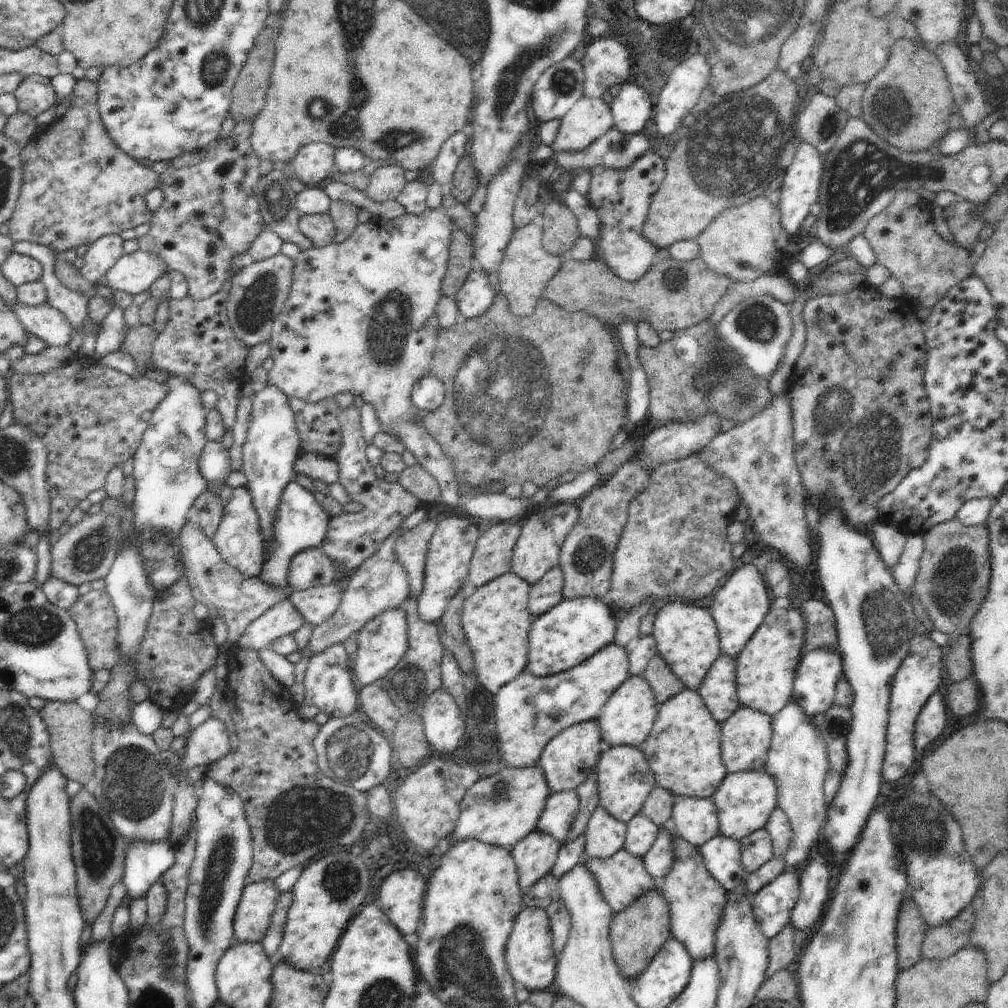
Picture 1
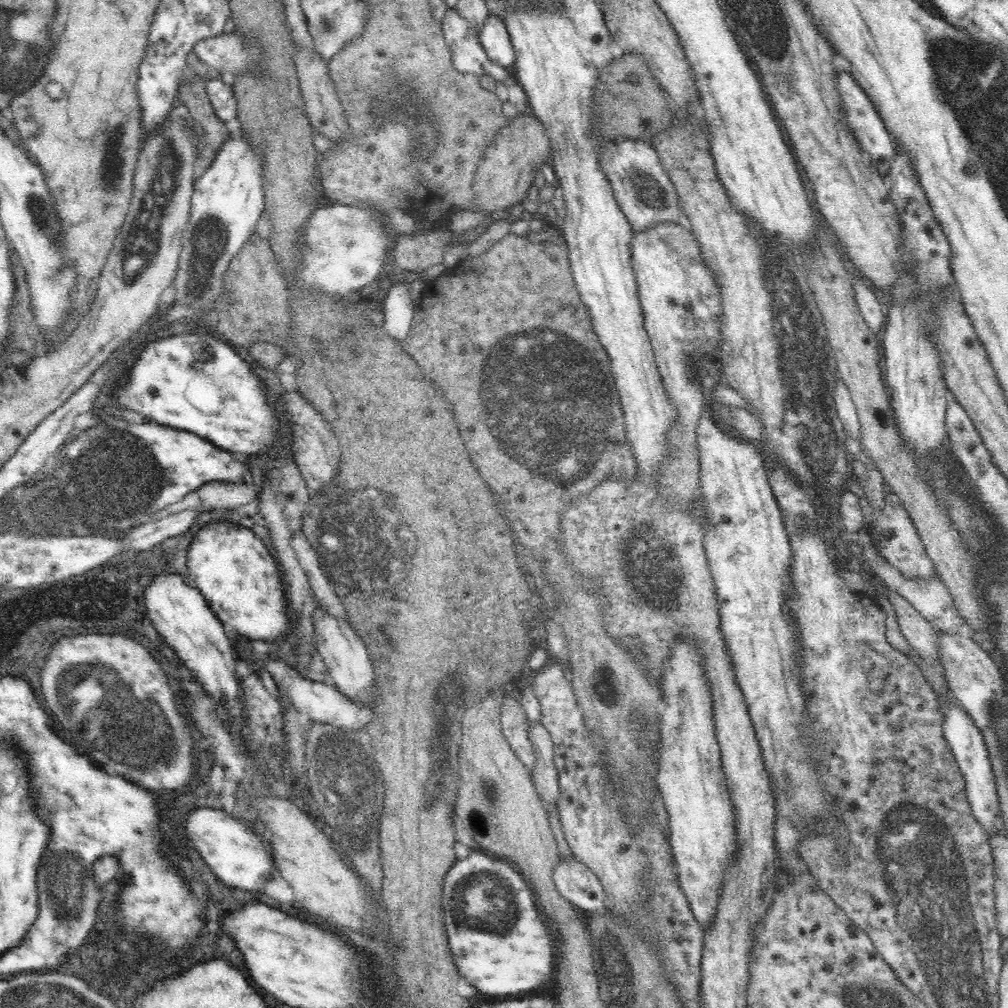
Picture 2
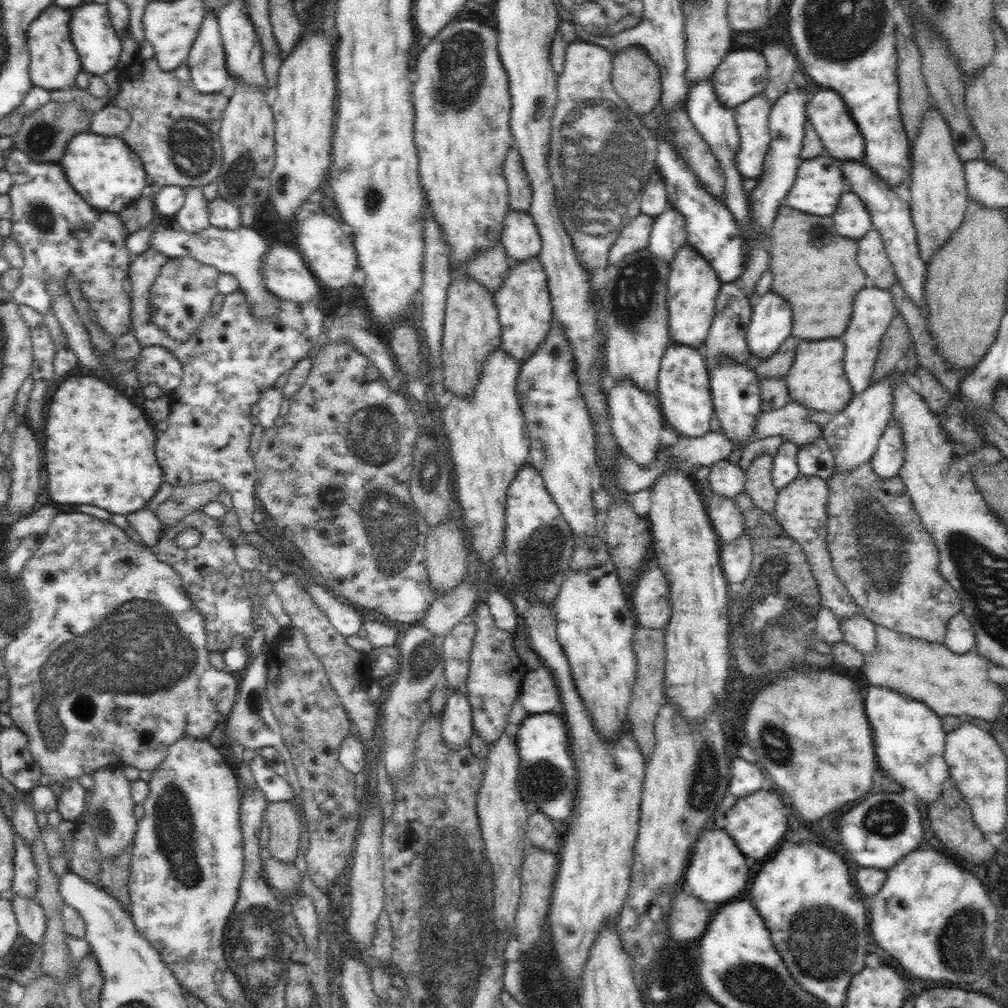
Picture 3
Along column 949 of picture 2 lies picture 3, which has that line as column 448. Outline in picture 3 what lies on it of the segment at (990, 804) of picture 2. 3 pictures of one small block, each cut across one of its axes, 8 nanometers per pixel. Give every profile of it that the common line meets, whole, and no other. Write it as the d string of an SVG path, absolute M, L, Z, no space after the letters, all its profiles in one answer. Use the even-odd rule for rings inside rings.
M454 689L447 695L442 714L442 738L451 750L469 745L469 738L474 733L472 727L472 707L467 693Z

